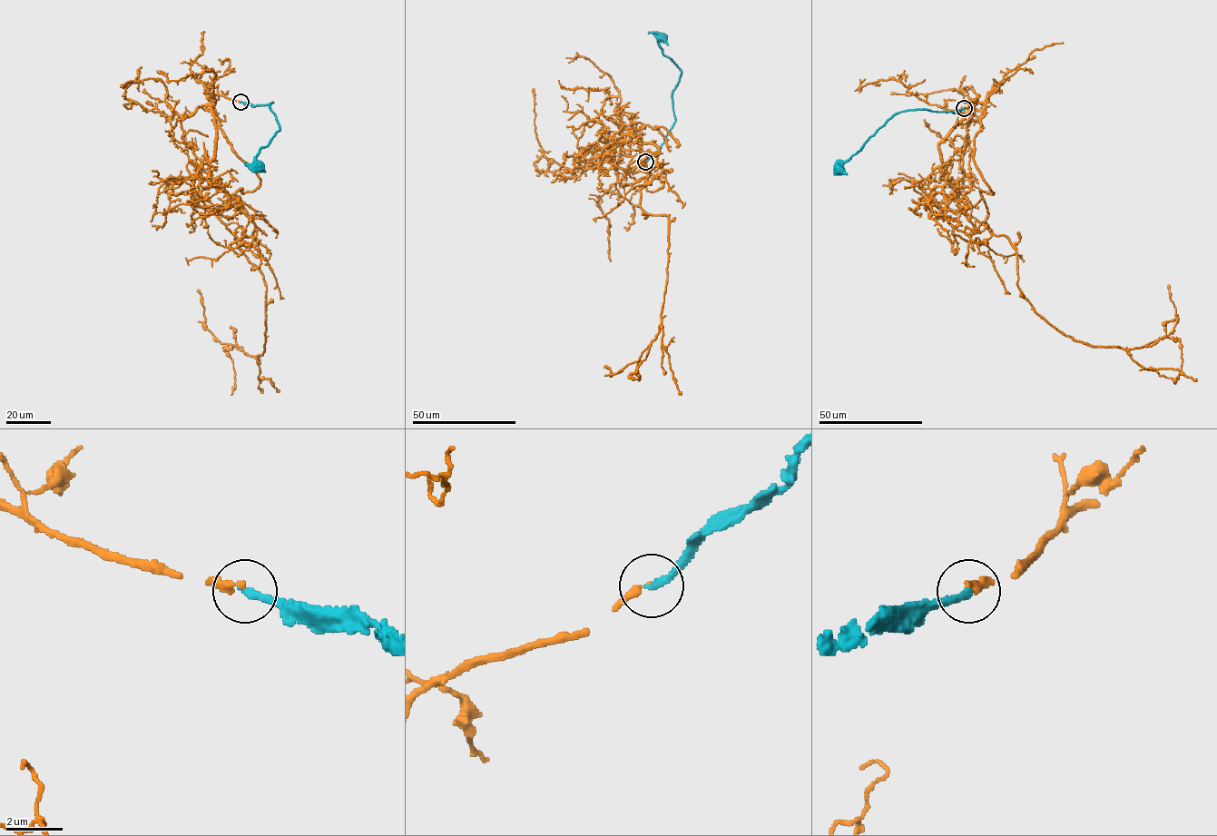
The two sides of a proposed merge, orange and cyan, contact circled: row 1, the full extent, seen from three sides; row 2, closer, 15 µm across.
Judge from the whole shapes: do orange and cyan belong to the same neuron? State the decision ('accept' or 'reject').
accept

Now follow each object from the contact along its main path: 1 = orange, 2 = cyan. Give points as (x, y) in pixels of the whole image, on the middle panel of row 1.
1: (645, 162), (618, 181), (663, 183), (623, 186), (669, 215), (661, 326), (636, 361), (604, 366)
2: (645, 162), (660, 148), (674, 122), (672, 93), (681, 74), (663, 54), (659, 44), (661, 36)

